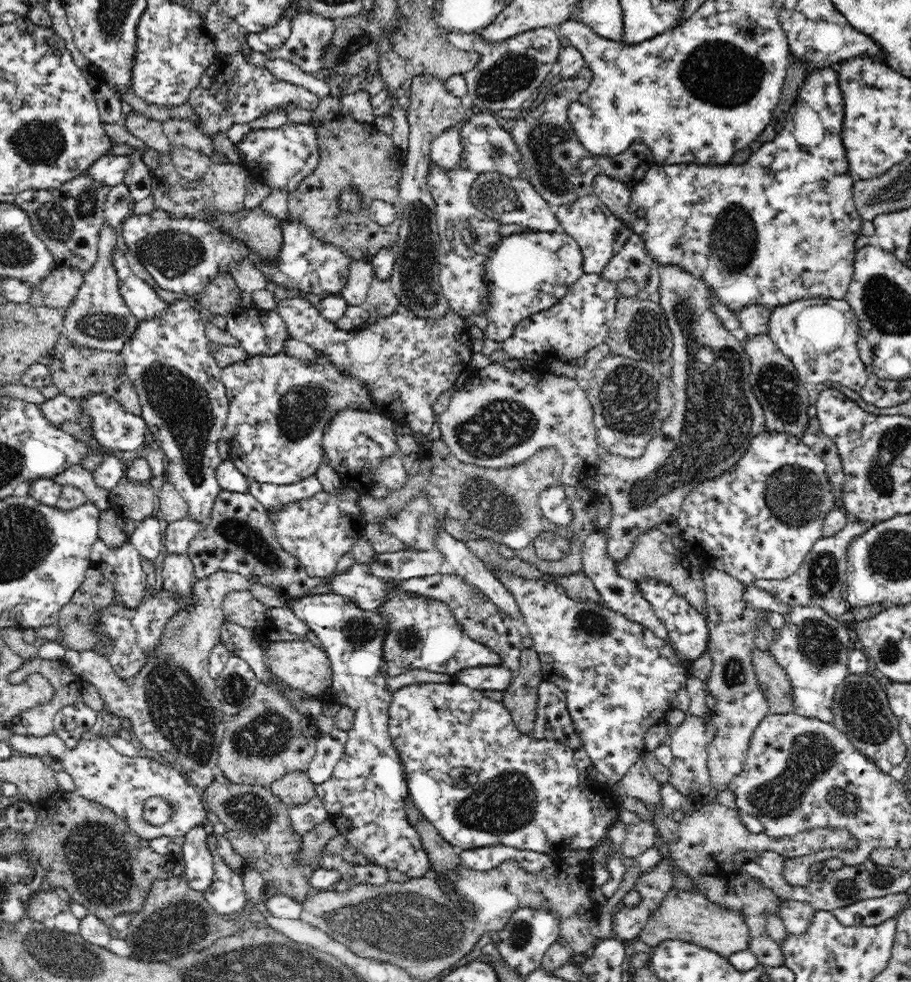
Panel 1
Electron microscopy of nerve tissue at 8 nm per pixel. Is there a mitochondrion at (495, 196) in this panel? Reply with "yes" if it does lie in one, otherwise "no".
yes

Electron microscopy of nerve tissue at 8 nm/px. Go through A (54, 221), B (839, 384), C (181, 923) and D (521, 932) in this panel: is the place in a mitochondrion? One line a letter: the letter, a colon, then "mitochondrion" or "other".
A: mitochondrion
B: other
C: mitochondrion
D: mitochondrion

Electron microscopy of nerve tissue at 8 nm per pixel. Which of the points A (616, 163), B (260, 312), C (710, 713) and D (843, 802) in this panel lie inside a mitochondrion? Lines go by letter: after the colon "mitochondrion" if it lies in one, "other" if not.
A: other
B: other
C: other
D: mitochondrion

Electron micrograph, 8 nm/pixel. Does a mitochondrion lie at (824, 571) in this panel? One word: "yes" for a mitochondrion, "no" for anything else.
yes

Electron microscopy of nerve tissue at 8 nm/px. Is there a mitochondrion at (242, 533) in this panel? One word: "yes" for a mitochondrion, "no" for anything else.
yes

